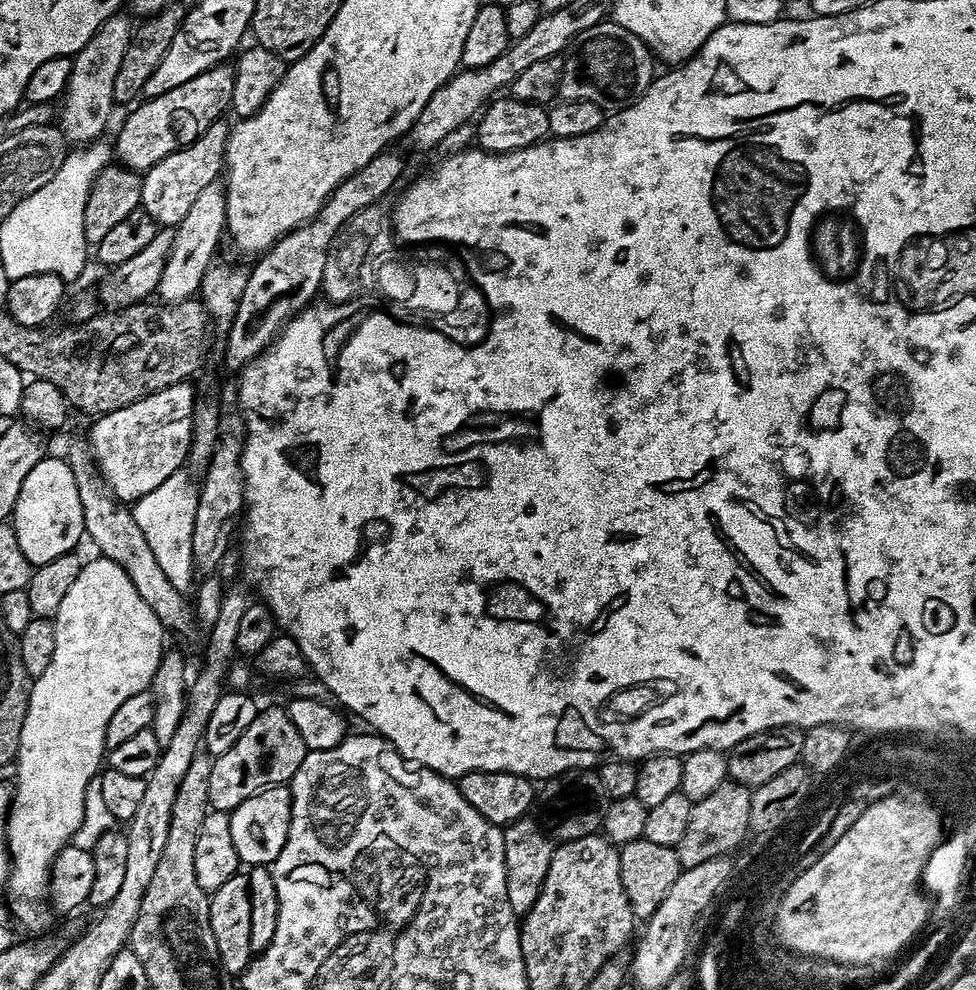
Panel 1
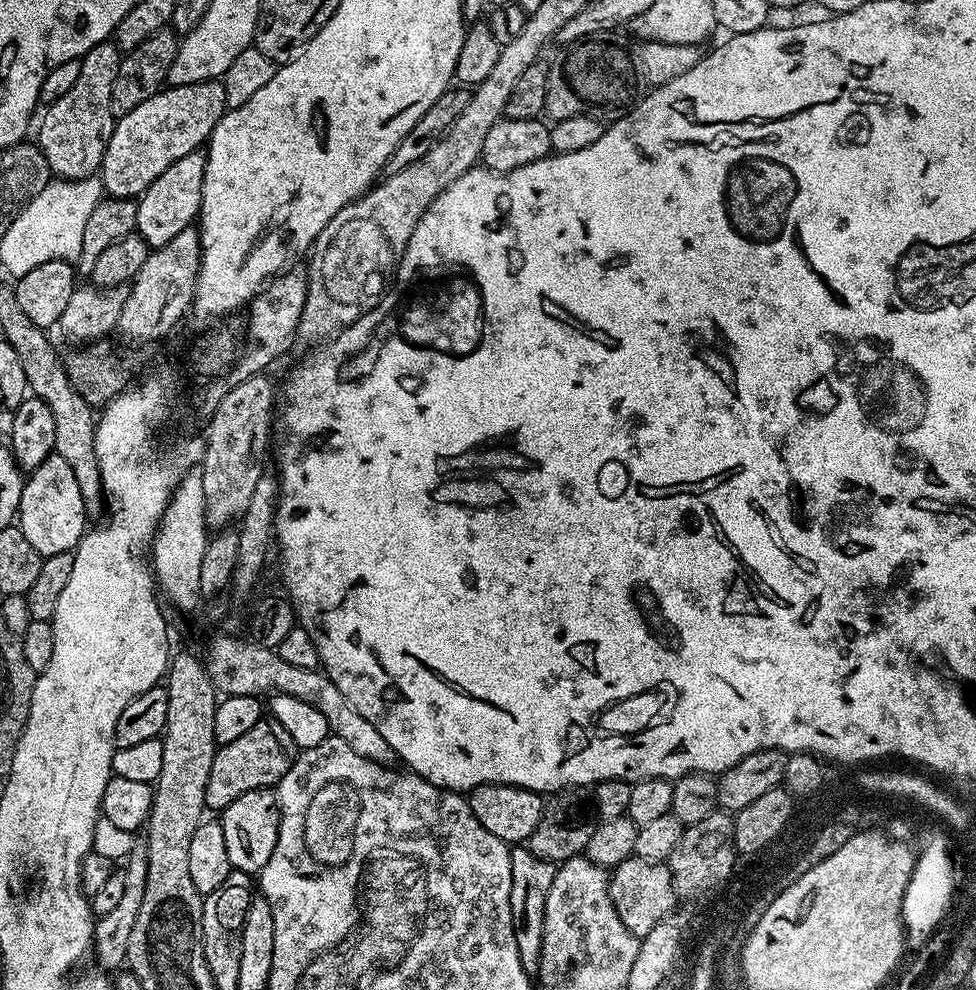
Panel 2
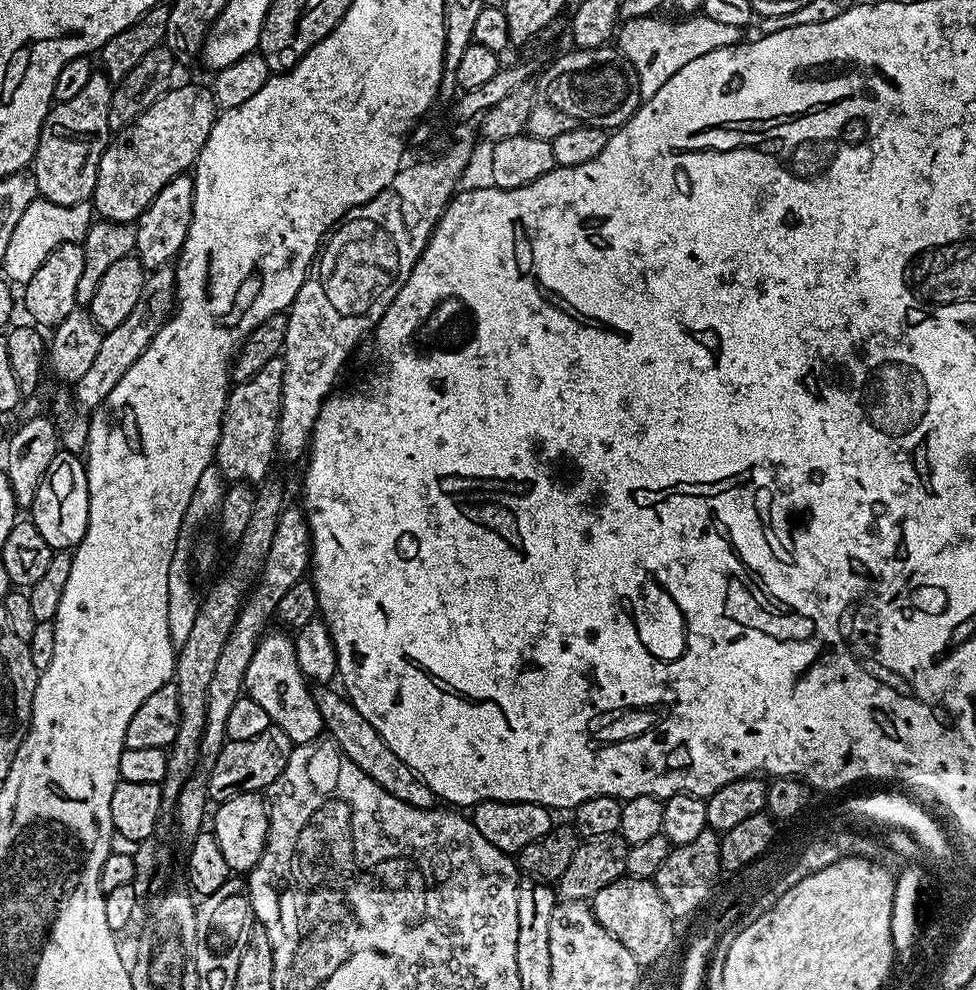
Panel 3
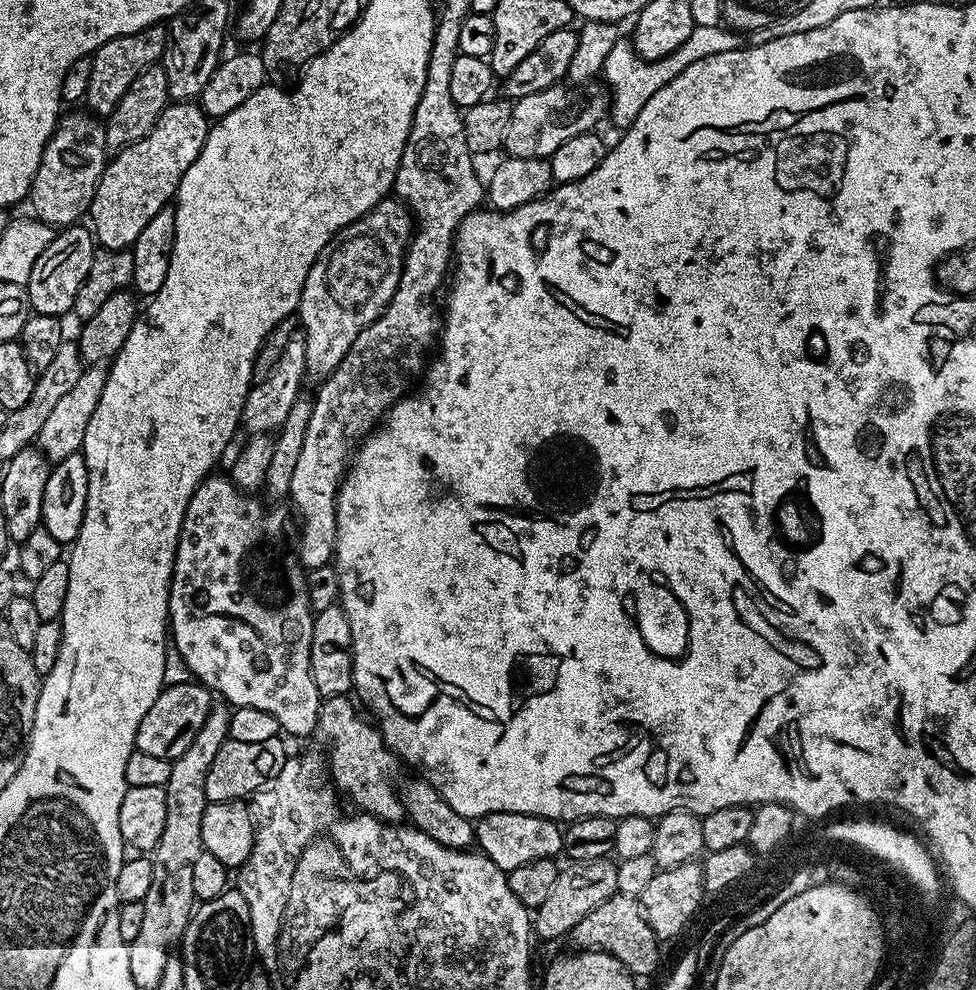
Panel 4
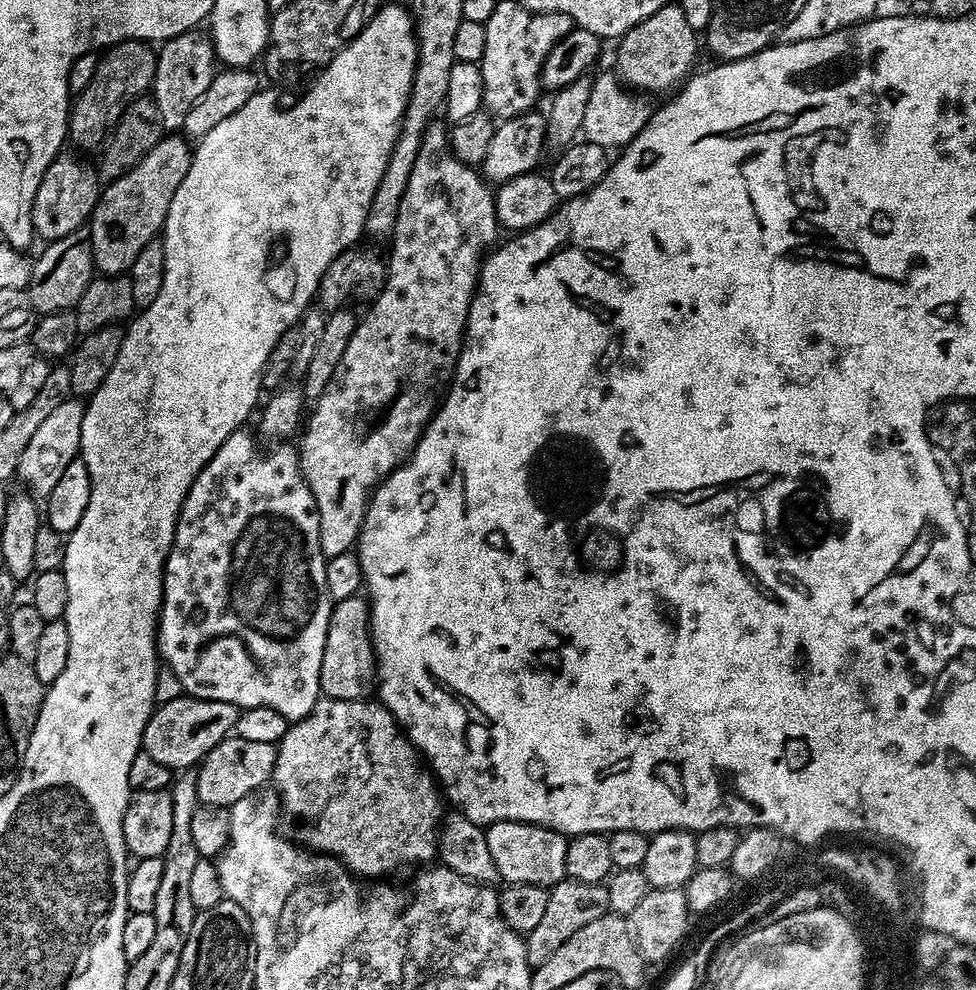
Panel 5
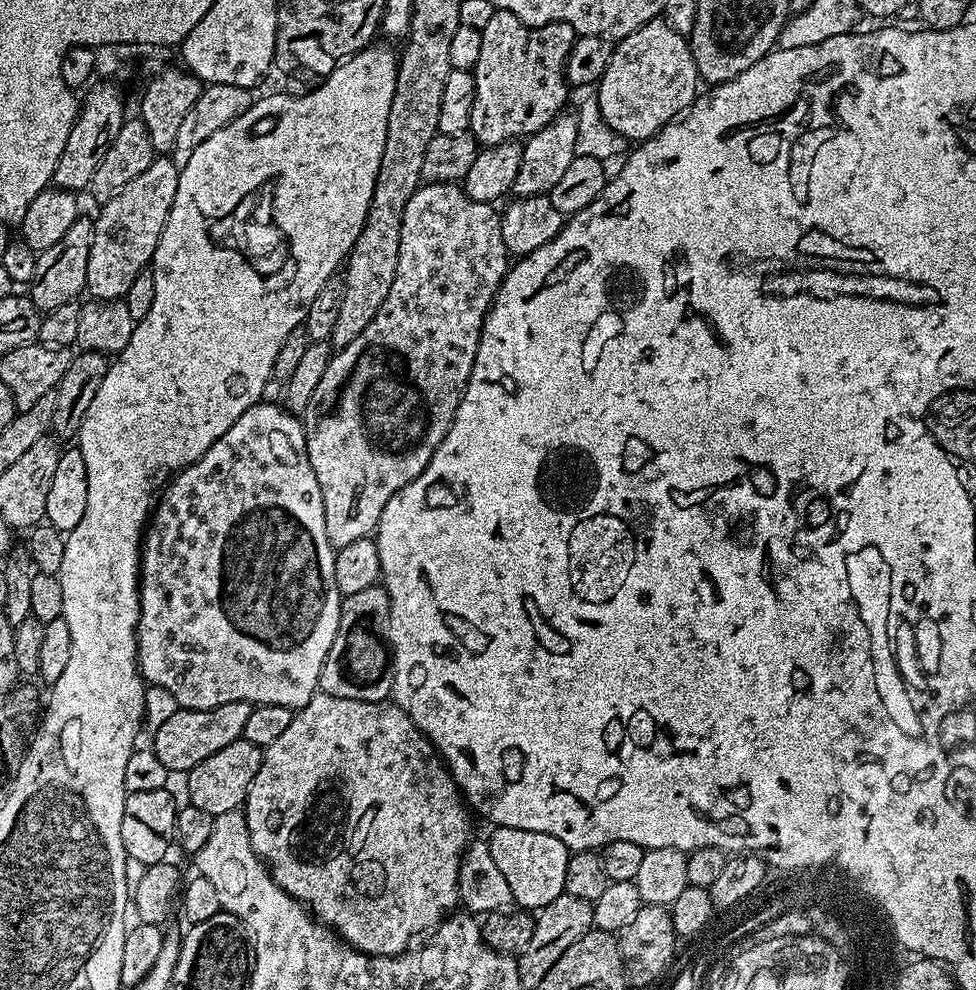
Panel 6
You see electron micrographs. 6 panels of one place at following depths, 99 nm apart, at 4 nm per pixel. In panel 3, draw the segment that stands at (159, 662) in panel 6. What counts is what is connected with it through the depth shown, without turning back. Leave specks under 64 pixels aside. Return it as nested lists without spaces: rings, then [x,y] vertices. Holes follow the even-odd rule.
[[[269,631],[254,650],[254,656],[246,666],[244,692],[270,714],[273,725],[280,728],[293,745],[310,744],[321,739],[324,732],[322,714],[312,697],[309,681],[305,680],[302,670],[298,670],[292,636],[287,631],[279,631]]]

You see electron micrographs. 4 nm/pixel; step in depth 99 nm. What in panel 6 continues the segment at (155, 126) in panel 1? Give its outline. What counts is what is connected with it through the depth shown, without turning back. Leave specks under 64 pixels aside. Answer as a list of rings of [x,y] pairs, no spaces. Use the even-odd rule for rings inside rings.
[[[157,155],[156,159],[131,182],[126,182],[118,194],[114,194],[99,205],[100,213],[94,216],[94,242],[90,246],[90,262],[86,262],[86,292],[97,300],[118,300],[129,290],[134,278],[151,265],[152,255],[162,238],[162,230],[170,218],[174,206],[174,194],[178,194],[180,168],[167,155]]]

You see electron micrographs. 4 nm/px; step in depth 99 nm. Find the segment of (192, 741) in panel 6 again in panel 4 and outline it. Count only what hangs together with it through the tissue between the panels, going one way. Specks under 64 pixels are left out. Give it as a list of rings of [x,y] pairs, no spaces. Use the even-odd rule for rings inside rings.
[[[199,682],[169,684],[161,688],[158,698],[154,698],[154,706],[146,710],[146,718],[138,722],[135,751],[177,760],[185,752],[186,746],[194,742],[194,734],[202,730],[202,722],[206,722],[206,714],[210,714],[213,703],[213,693]]]

